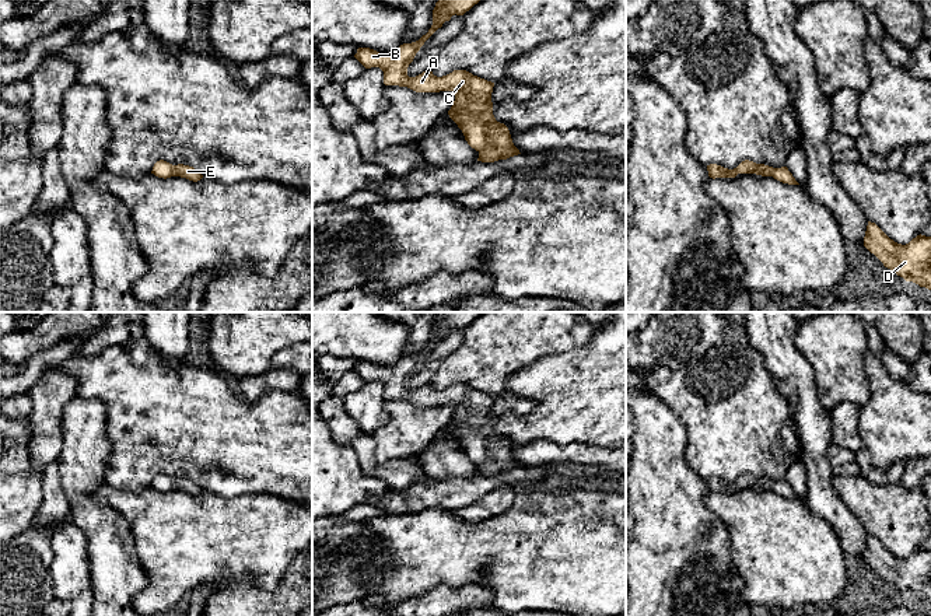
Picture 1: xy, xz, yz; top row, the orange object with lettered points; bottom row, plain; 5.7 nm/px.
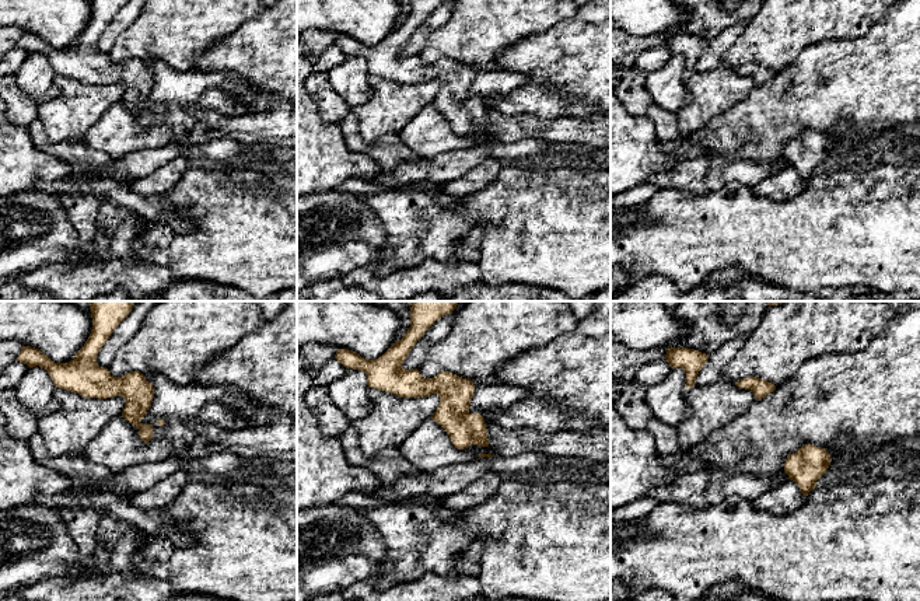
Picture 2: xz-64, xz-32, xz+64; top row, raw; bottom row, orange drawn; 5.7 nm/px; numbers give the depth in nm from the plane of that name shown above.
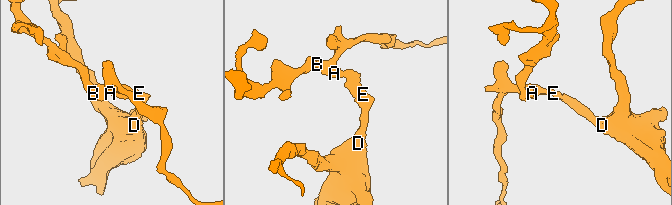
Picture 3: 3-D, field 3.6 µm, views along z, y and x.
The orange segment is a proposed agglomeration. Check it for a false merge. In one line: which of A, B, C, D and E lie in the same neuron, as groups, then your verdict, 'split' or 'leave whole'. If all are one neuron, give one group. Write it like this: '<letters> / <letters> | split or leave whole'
A B C D E | leave whole

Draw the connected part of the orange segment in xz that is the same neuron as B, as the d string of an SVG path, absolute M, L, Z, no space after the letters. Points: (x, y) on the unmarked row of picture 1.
M438 312L433 323L433 339L428 343L428 346L423 349L419 354L412 357L403 357L393 365L385 368L370 361L358 361L354 371L365 382L379 381L384 385L385 399L407 400L416 406L452 405L455 407L455 414L451 423L448 424L449 431L462 444L468 458L479 466L477 475L494 476L521 468L512 456L508 441L504 437L497 435L493 428L491 406L494 396L473 389L466 384L454 384L452 386L442 391L434 389L431 384L426 384L416 391L407 389L407 381L413 375L416 367L420 364L424 356L438 342L441 342L445 335L449 335L452 329L463 329L480 314L483 312Z

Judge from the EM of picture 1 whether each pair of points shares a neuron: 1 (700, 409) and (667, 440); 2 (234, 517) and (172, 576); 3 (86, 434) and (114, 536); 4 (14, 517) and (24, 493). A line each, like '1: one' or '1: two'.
1: two
2: one
3: one
4: one

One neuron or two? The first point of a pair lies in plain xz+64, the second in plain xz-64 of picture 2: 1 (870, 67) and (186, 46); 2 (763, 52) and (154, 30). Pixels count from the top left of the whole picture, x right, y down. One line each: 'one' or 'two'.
1: two
2: one

